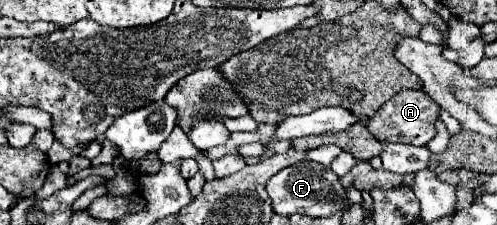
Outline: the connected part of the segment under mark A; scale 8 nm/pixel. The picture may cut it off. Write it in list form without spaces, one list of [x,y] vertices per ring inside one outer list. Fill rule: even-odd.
[[[403,90],[395,94],[379,112],[367,122],[369,132],[381,142],[403,142],[413,146],[425,146],[435,136],[435,120],[439,116],[439,104],[435,104],[423,90]]]

